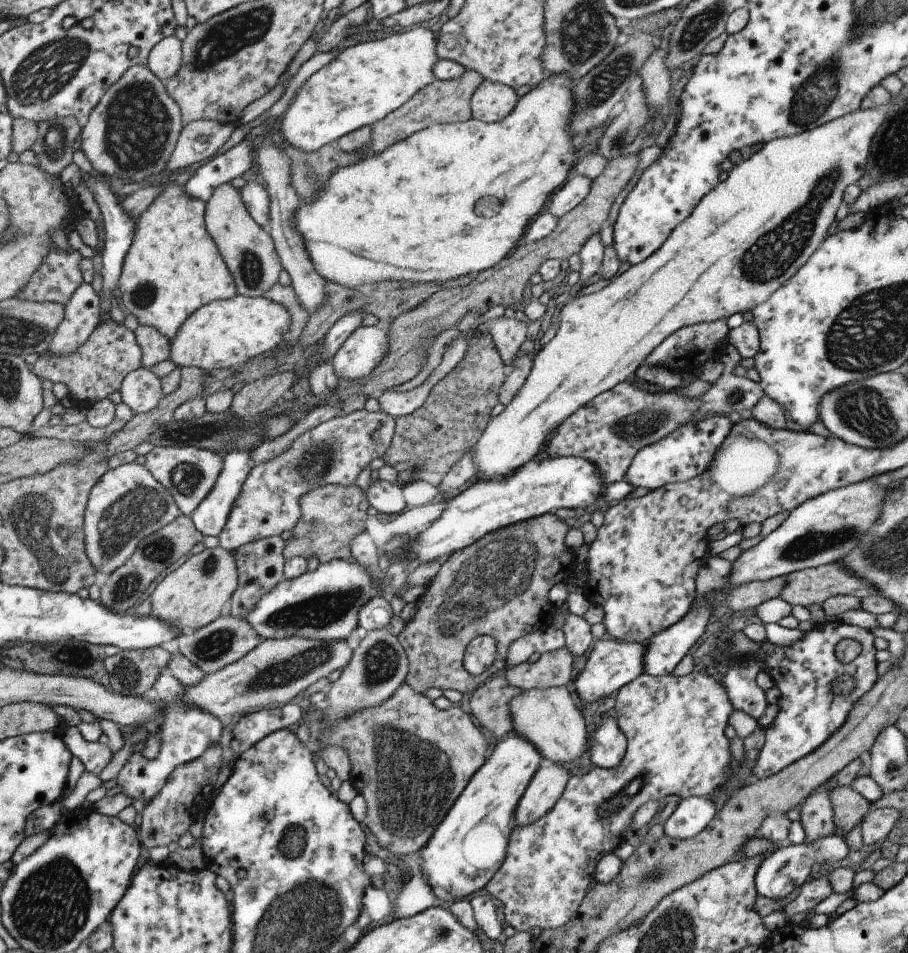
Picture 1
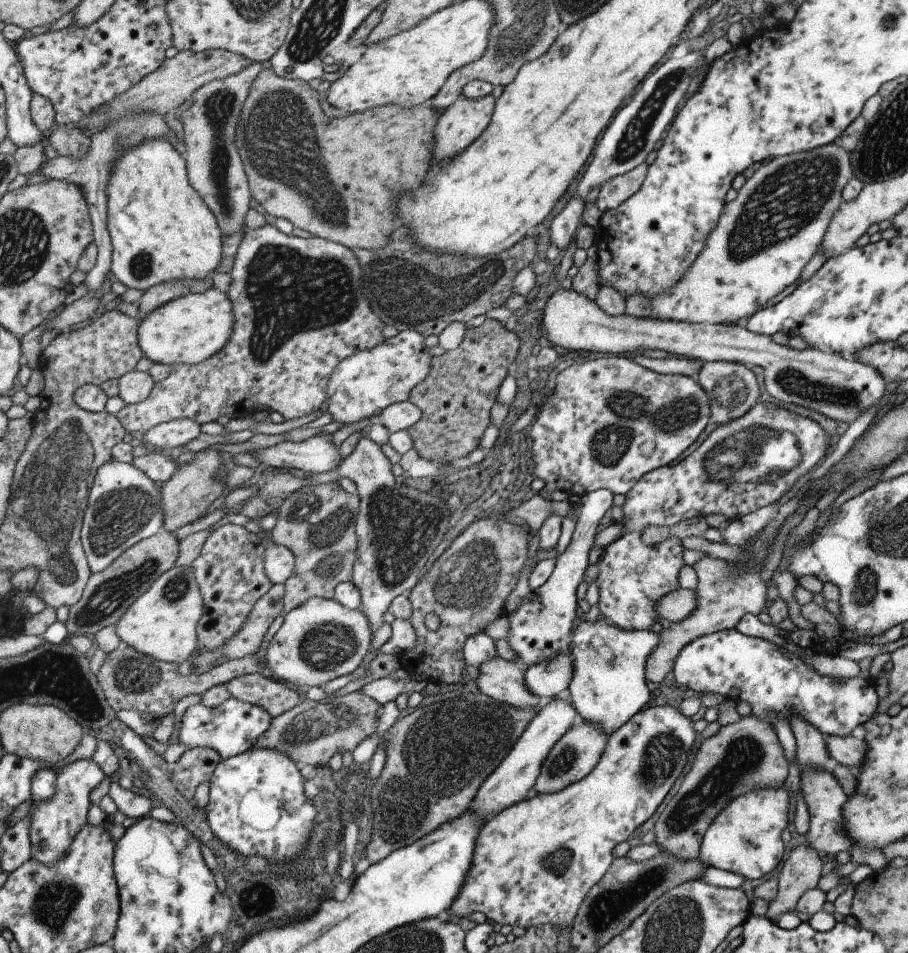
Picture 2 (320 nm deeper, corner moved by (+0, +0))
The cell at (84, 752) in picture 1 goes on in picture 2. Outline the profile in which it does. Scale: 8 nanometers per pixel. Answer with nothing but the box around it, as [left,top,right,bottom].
[29,759,103,866]

